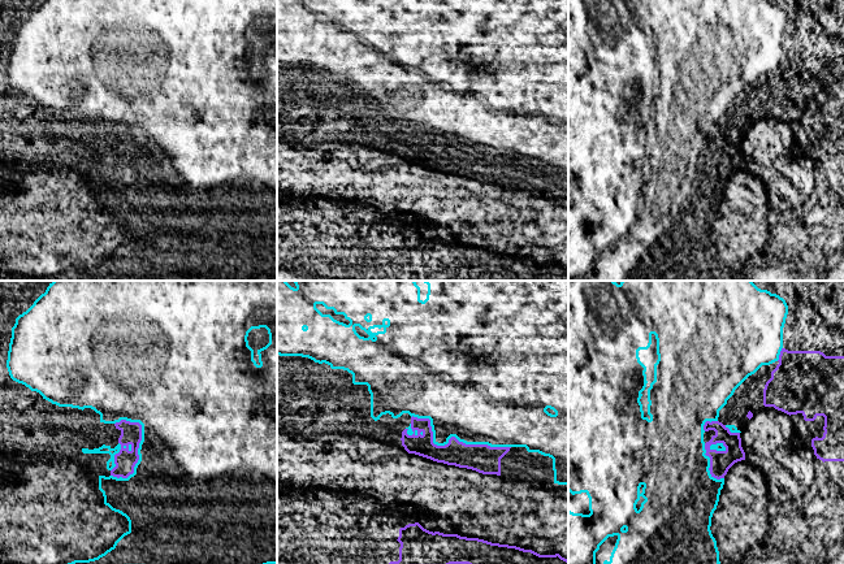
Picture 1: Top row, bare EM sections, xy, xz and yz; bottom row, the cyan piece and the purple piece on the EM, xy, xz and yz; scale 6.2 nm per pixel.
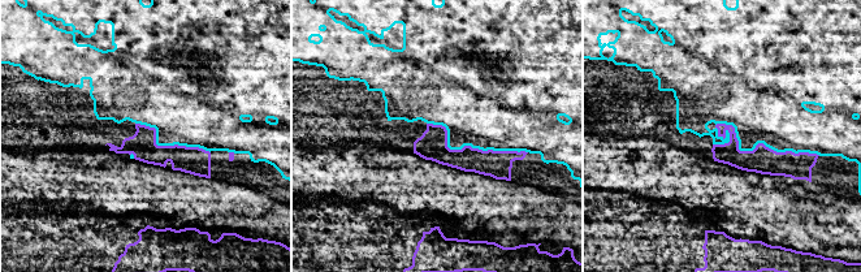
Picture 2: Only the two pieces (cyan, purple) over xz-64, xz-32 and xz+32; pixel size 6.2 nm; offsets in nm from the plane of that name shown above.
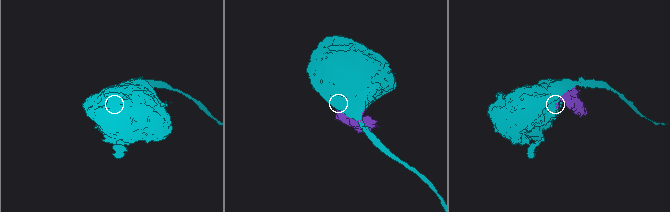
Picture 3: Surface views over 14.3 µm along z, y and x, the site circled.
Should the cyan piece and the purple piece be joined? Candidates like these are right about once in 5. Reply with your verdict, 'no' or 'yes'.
no

